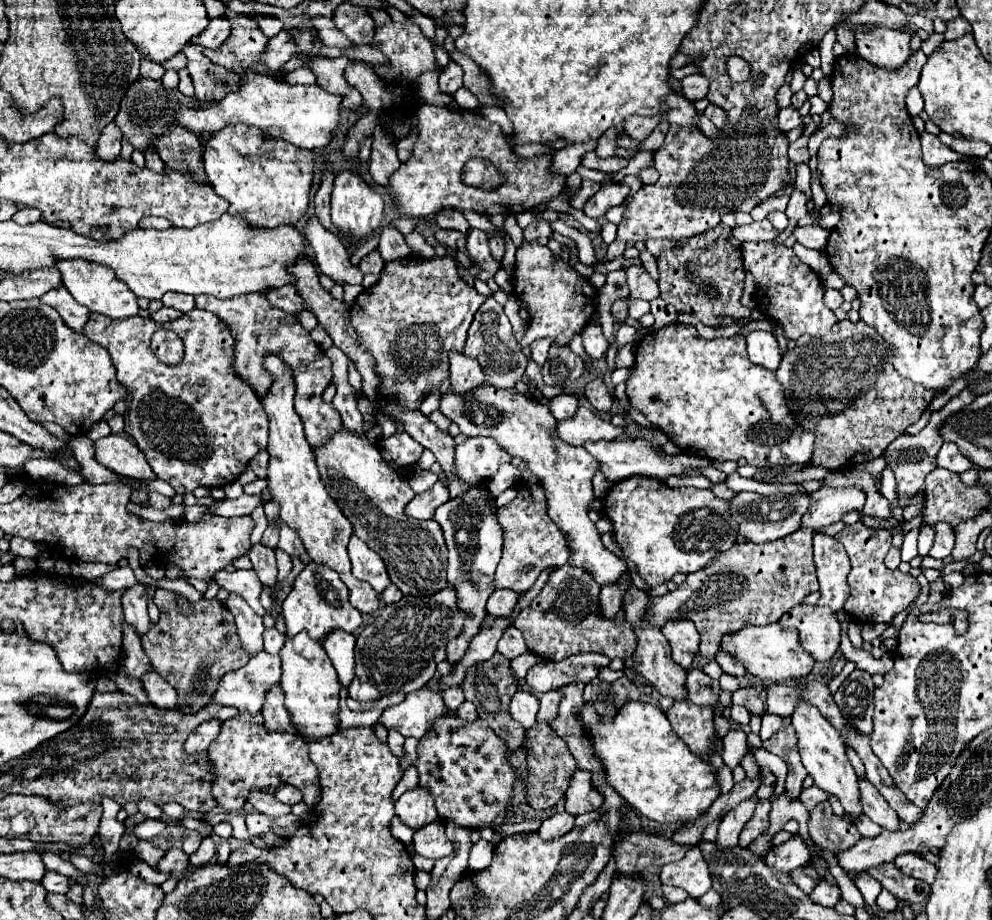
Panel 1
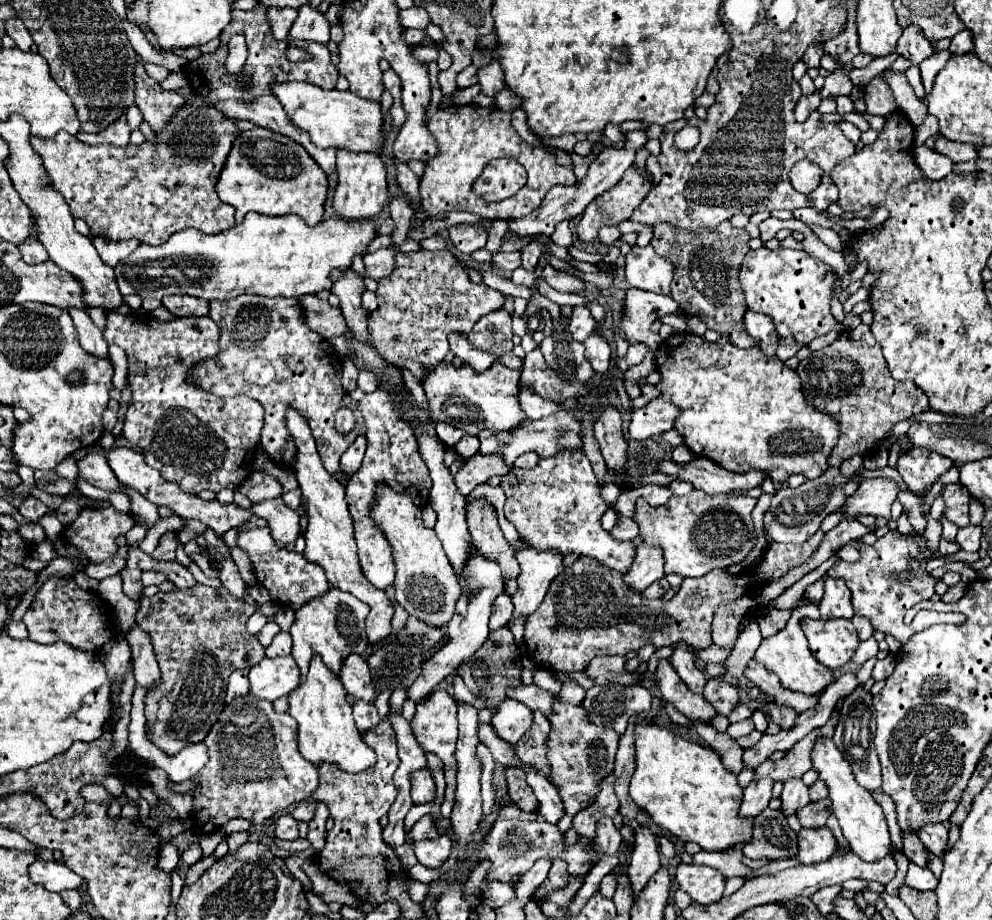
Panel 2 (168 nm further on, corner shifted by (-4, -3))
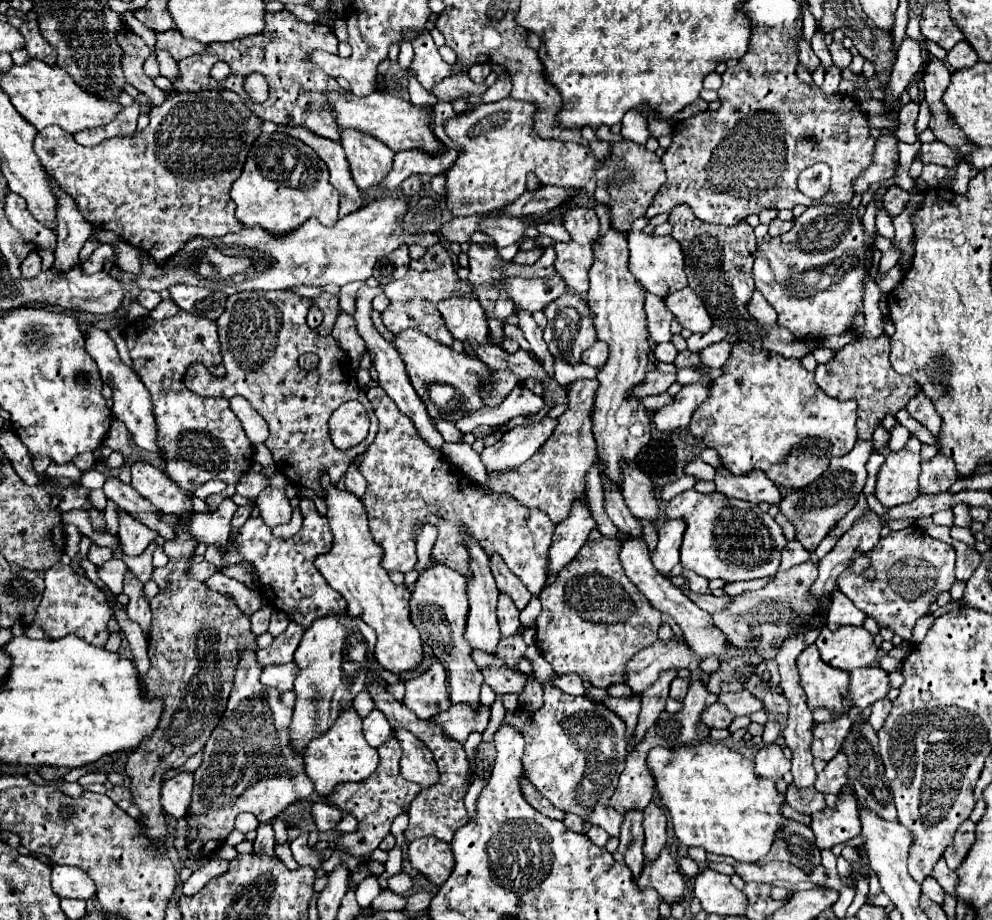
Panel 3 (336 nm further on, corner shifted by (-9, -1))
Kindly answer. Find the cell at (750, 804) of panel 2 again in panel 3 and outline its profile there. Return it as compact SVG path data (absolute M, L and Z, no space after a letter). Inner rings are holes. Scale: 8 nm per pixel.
M768 744L756 754L756 774L762 778L778 780L784 772L790 770L790 760L784 756L778 744Z

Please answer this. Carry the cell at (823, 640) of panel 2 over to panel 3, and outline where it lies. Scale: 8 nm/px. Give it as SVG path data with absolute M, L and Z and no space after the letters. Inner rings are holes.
M824 626L820 630L816 646L826 664L844 672L870 666L878 656L872 634L862 626L842 626L836 632Z

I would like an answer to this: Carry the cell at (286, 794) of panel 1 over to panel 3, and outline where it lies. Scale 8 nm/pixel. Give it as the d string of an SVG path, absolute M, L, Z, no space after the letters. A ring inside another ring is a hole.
M320 802L320 804L312 806L312 816L314 816L314 822L316 822L318 830L328 832L328 830L336 830L336 824L344 818L344 812L336 806Z

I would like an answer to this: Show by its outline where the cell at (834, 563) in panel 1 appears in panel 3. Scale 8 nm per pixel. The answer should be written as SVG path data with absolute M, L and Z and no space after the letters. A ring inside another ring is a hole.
M834 592L830 610L828 610L828 622L826 626L830 630L836 630L840 626L862 626L866 620L866 614L862 610L858 610L842 592Z

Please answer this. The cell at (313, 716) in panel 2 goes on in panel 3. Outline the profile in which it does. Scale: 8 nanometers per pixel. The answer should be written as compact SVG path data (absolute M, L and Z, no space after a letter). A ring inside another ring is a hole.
M354 708L340 714L336 724L324 732L320 738L314 738L304 756L306 774L314 782L314 790L318 796L330 796L338 784L342 782L362 782L366 780L378 766L378 752L368 748L368 742L362 736L362 720L354 712Z

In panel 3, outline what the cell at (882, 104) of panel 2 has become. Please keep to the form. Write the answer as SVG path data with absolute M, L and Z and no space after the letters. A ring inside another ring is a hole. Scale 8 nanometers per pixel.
M904 36L904 42L898 48L898 60L896 60L894 70L890 74L890 86L886 90L886 102L884 104L888 108L898 104L902 90L910 84L910 80L918 72L920 64L922 64L920 44L914 38Z

